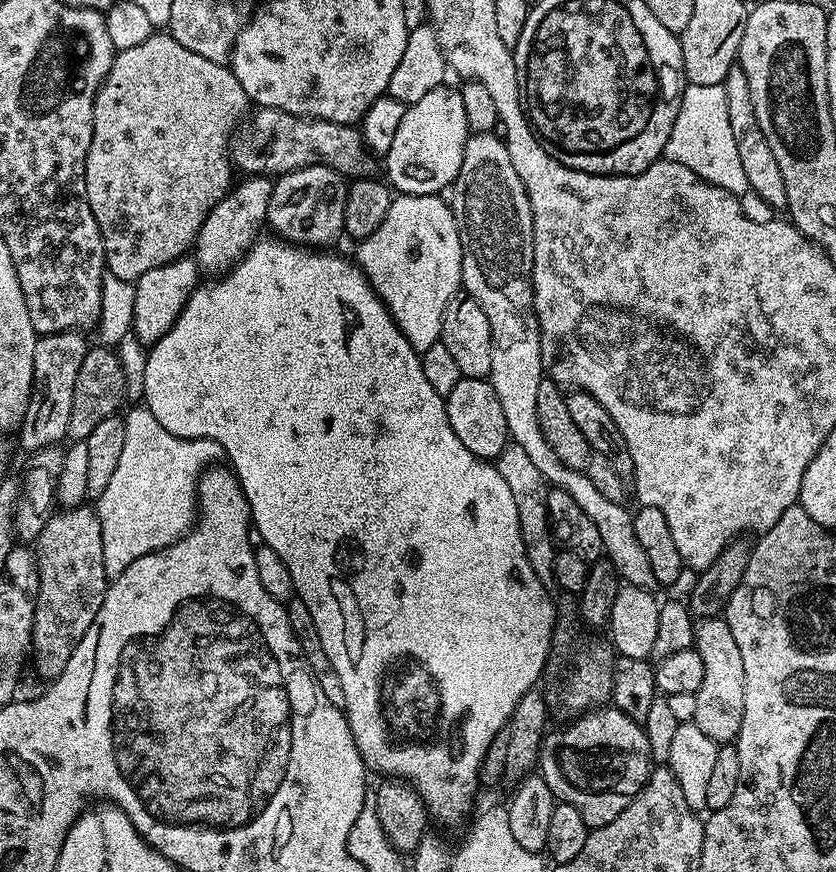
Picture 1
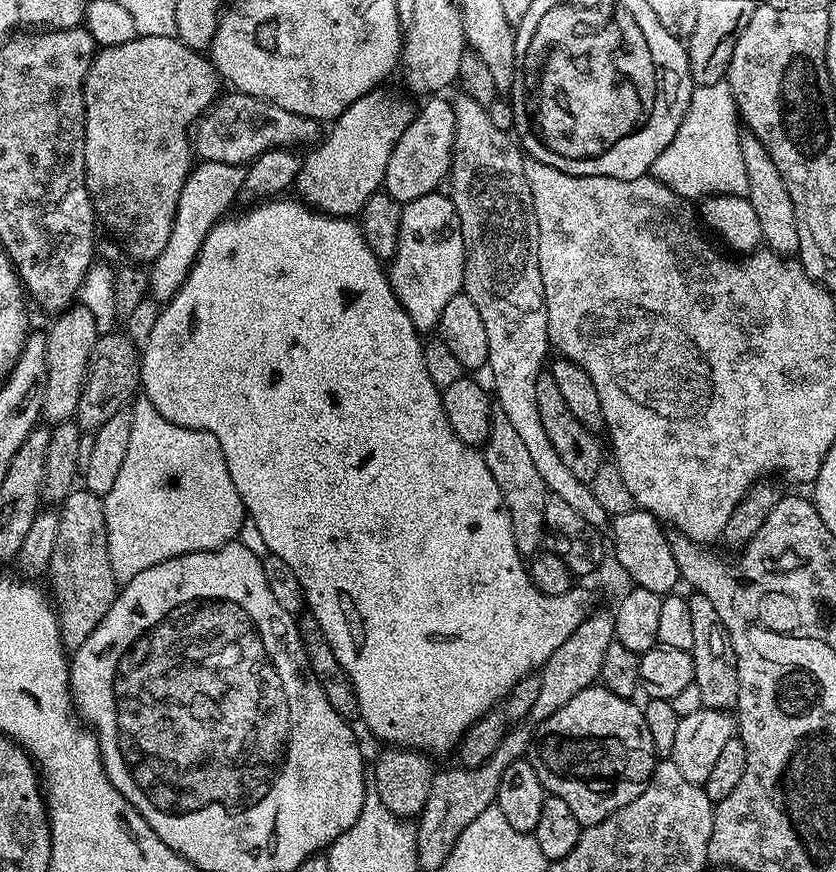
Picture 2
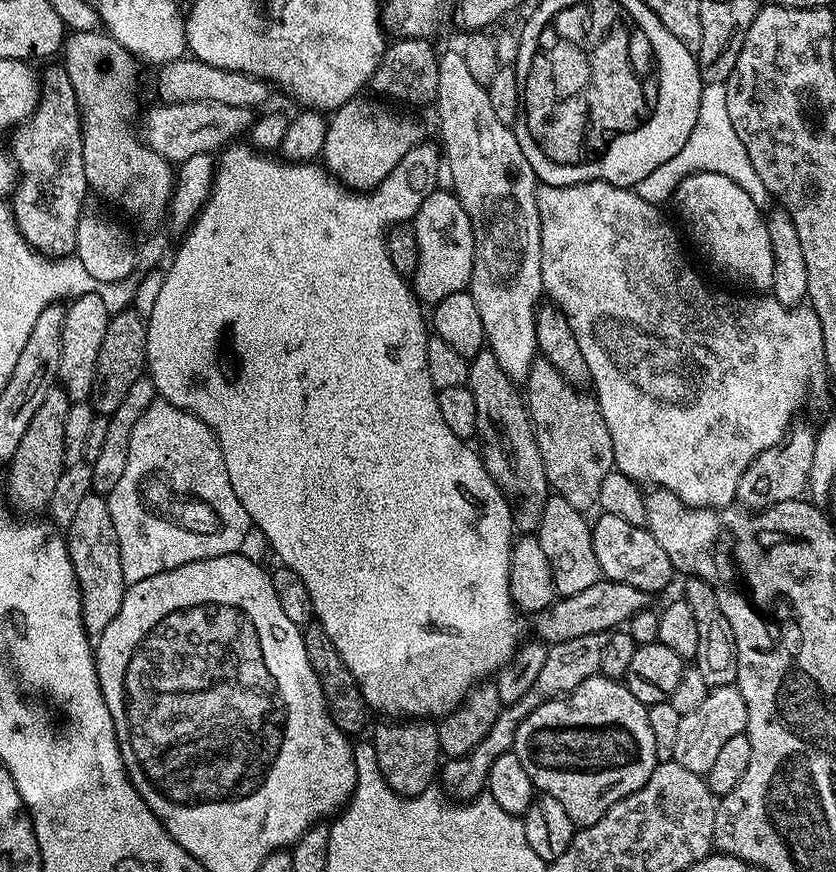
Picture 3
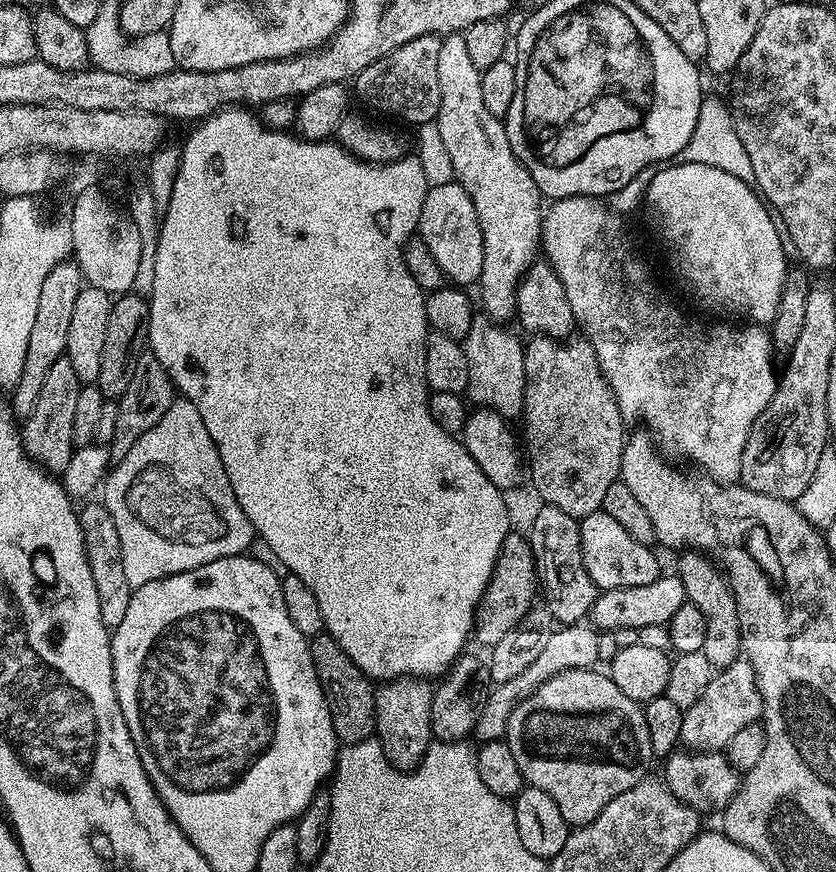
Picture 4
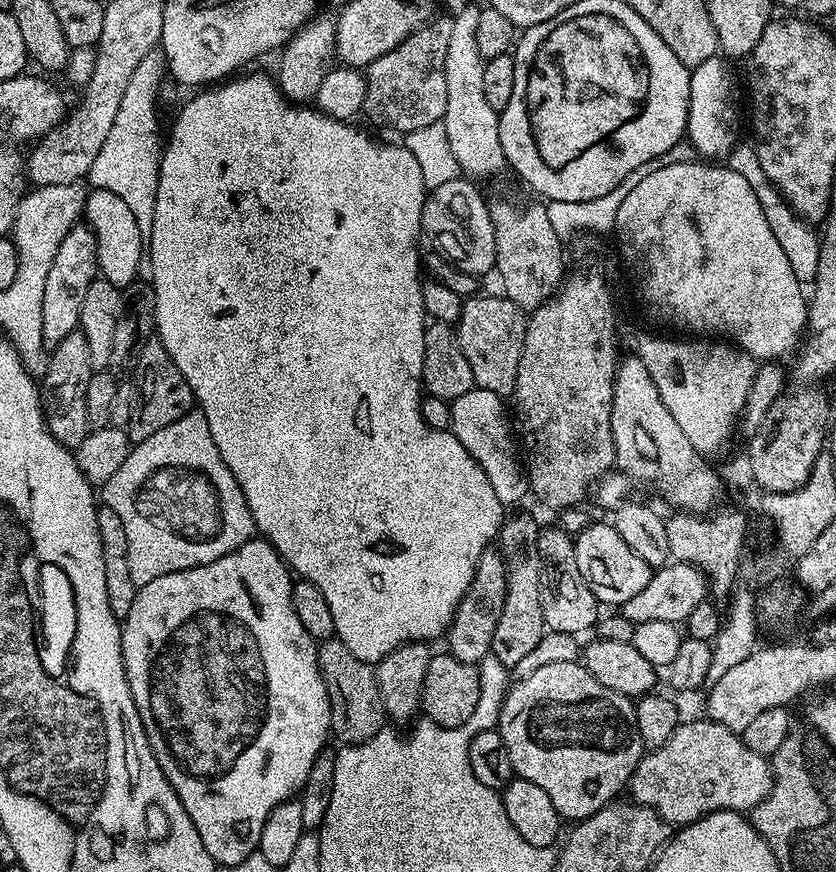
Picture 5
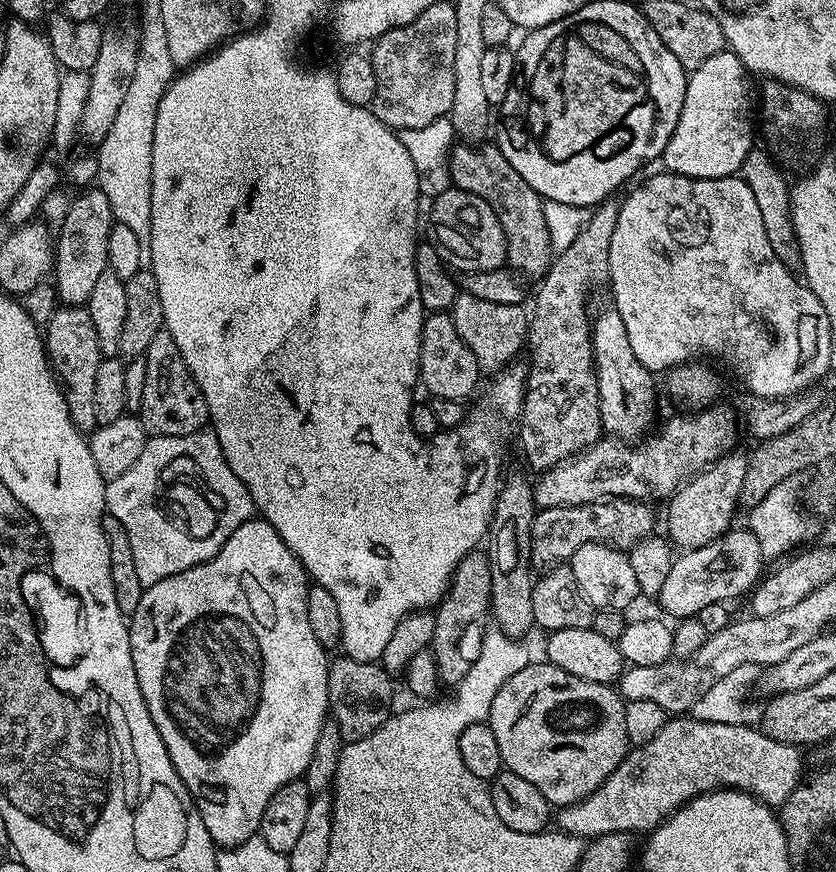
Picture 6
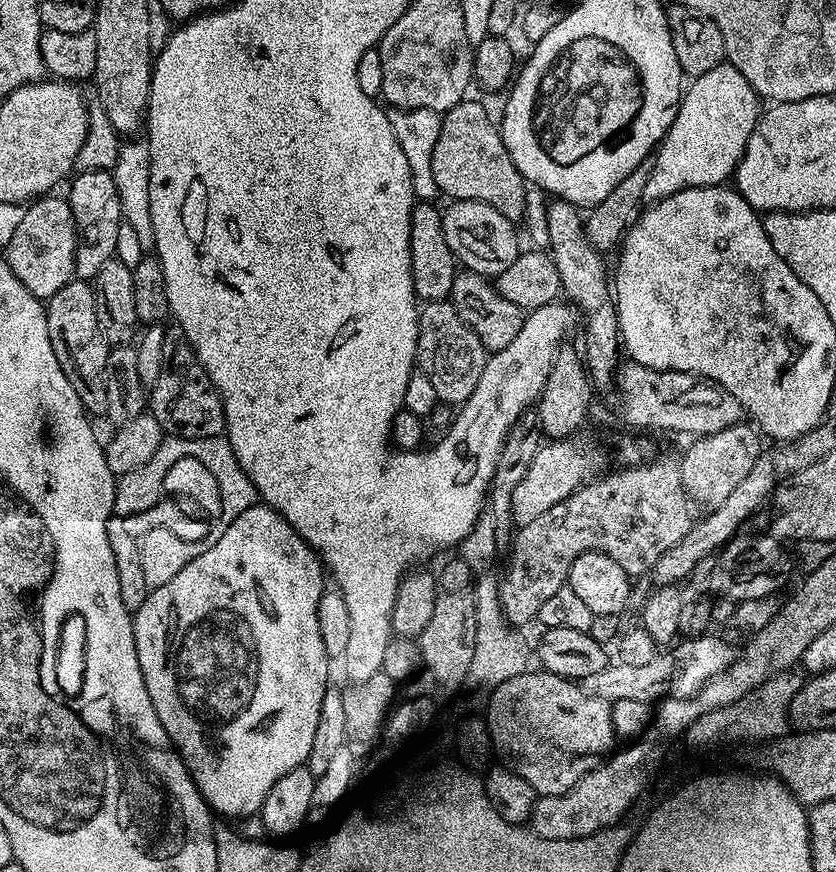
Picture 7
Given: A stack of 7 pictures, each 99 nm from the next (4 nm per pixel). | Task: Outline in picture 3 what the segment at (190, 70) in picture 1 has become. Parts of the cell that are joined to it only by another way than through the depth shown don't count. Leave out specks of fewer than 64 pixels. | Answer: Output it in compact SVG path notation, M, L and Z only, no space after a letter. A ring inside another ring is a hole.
M104 30L73 32L62 44L62 66L76 91L82 121L82 166L86 170L86 182L108 204L121 208L136 220L145 220L148 226L156 226L169 211L174 185L174 168L162 154L148 147L139 135L132 133L130 122L136 116L136 64L137 57L123 48Z

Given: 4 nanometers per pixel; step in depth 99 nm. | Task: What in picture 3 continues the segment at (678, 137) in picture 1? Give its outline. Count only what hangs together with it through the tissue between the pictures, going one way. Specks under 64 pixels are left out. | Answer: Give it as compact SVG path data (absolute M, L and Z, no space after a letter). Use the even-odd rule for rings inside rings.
M705 84L702 90L702 102L698 106L698 122L694 122L694 130L690 130L690 138L686 138L686 146L674 154L667 162L662 162L654 174L646 174L642 182L634 186L635 192L646 202L660 206L663 200L671 201L676 195L676 188L688 176L695 172L722 174L722 178L730 178L730 182L738 182L750 198L762 210L767 209L772 197L762 186L762 178L758 178L754 166L750 163L750 154L746 154L746 146L738 139L738 133L730 122L730 113L726 111L726 84Z

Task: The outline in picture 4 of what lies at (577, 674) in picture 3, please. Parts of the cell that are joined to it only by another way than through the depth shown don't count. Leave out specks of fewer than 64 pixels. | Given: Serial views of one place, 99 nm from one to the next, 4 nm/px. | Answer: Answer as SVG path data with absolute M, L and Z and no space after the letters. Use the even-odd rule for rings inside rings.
M584 622L560 626L553 630L546 642L546 647L542 649L542 654L538 654L538 658L529 669L522 674L518 674L518 678L512 678L510 682L497 684L489 691L486 706L482 706L482 714L478 718L478 726L474 733L475 739L478 738L477 741L480 742L505 739L510 714L514 714L517 706L526 698L530 698L530 694L534 694L534 690L538 690L538 686L542 686L542 682L546 682L566 670L592 668L600 660L598 654L599 641L600 632Z

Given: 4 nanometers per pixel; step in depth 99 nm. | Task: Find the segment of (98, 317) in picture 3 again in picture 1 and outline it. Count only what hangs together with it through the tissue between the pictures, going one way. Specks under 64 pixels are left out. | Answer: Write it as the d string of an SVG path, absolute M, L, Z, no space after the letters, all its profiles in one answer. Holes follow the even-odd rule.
M77 330L39 337L34 349L35 383L28 412L18 429L20 444L25 453L38 450L42 446L60 444L68 436L70 402L74 402L74 381L78 379L78 366L82 366L82 358L86 358L90 347L89 341L84 341L84 336L83 331Z

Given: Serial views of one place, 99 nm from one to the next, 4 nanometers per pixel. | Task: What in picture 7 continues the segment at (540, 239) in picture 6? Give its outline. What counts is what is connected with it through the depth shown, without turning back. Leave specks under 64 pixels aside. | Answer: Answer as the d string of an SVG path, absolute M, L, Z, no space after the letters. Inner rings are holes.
M465 98L460 101L458 106L443 113L442 117L438 142L435 143L433 152L433 172L438 192L444 196L448 195L449 201L473 200L474 202L482 202L486 206L494 206L494 210L498 210L508 220L523 221L529 185L522 173L514 166L514 162L500 137L500 129L494 120L488 117L487 110L478 101Z

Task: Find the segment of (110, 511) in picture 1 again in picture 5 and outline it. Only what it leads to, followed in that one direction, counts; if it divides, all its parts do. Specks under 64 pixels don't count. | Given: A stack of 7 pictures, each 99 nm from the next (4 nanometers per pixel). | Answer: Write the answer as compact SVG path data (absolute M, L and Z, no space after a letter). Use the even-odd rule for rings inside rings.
M199 410L187 412L178 422L170 422L170 426L162 426L158 434L150 434L142 442L132 444L128 449L126 462L118 466L114 478L102 485L103 507L114 510L118 518L122 518L122 527L126 529L126 554L130 562L130 578L134 578L137 588L146 586L146 582L154 582L154 578L162 578L162 574L174 574L182 570L197 568L203 564L215 564L218 558L231 556L235 548L242 548L248 541L257 535L256 523L250 514L250 506L246 506L246 498L226 462L222 462L222 454L218 446L214 446L214 438L210 438L210 426L206 426L204 413ZM162 464L186 464L196 466L200 470L206 470L210 478L216 482L216 486L226 492L226 488L232 488L232 500L224 498L230 504L230 510L240 510L240 516L232 516L232 540L216 540L214 544L200 544L200 546L178 546L178 528L170 526L170 516L162 520L148 520L152 516L142 516L132 506L132 496L138 488L138 484L144 480L148 472L152 472L156 466ZM104 492L104 496L103 496ZM168 520L168 522L166 522ZM234 532L236 540L234 540Z

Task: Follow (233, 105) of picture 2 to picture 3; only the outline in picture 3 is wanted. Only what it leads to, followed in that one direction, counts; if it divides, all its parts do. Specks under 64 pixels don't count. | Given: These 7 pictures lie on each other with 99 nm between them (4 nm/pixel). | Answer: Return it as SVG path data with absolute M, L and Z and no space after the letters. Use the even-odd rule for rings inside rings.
M186 102L185 104L161 103L161 108L154 108L144 116L144 132L142 139L148 147L154 149L169 162L181 162L194 154L216 154L239 141L247 133L254 121L253 109L242 106L226 106L223 102Z

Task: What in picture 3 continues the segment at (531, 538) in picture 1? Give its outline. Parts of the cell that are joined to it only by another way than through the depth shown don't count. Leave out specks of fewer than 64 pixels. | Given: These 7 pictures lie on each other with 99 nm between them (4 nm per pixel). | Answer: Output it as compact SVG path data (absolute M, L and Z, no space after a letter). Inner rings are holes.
M490 351L471 357L466 387L474 394L474 407L478 410L478 451L484 457L484 465L494 482L512 507L512 522L520 534L532 534L542 522L542 510L550 495L546 478L546 466L542 466L542 454L538 450L532 421L528 419L525 397L518 389L517 381L510 379L506 370L498 364L498 358Z

